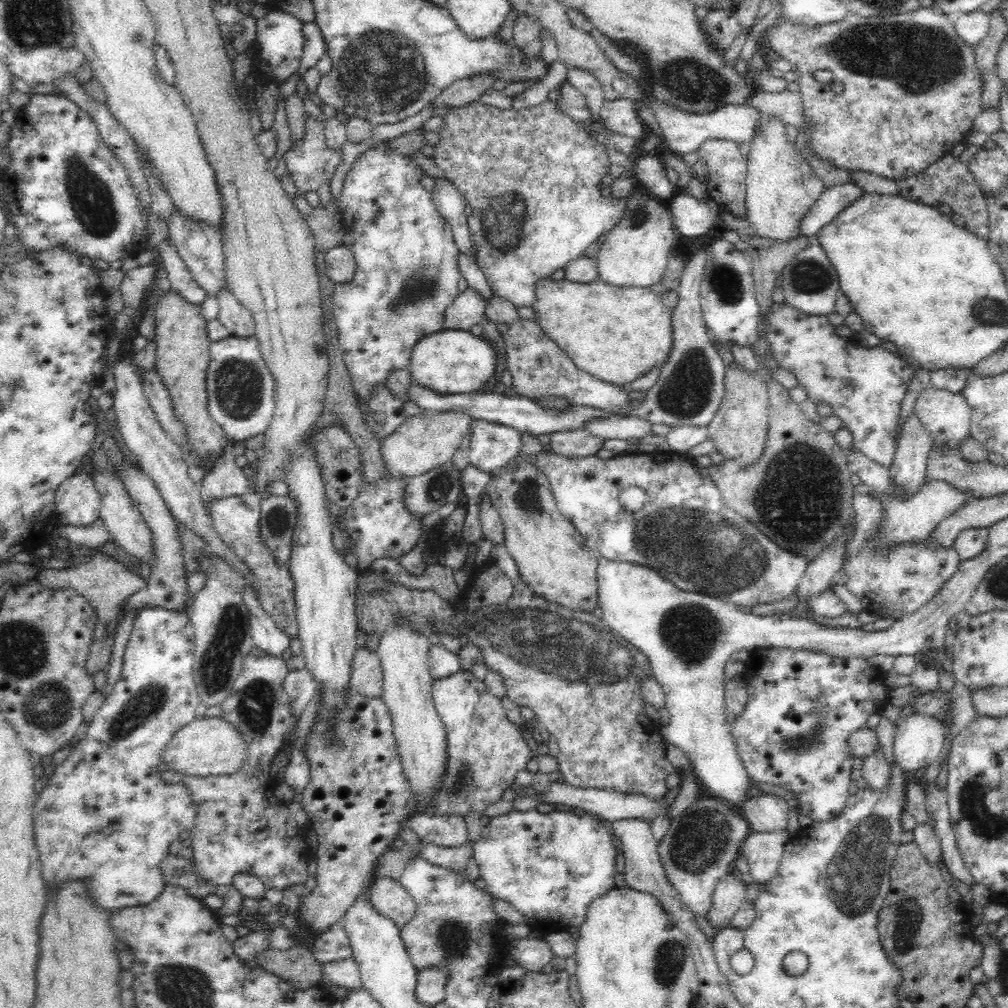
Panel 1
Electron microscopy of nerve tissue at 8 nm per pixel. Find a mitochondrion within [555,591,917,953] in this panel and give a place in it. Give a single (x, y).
(852, 880)

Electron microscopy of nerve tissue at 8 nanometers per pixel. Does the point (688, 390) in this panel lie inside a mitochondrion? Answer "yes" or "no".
yes

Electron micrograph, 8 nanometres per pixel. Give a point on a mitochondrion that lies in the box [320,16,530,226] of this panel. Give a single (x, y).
(383, 70)

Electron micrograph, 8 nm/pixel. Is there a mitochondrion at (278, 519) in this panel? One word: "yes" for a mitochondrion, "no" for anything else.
yes

